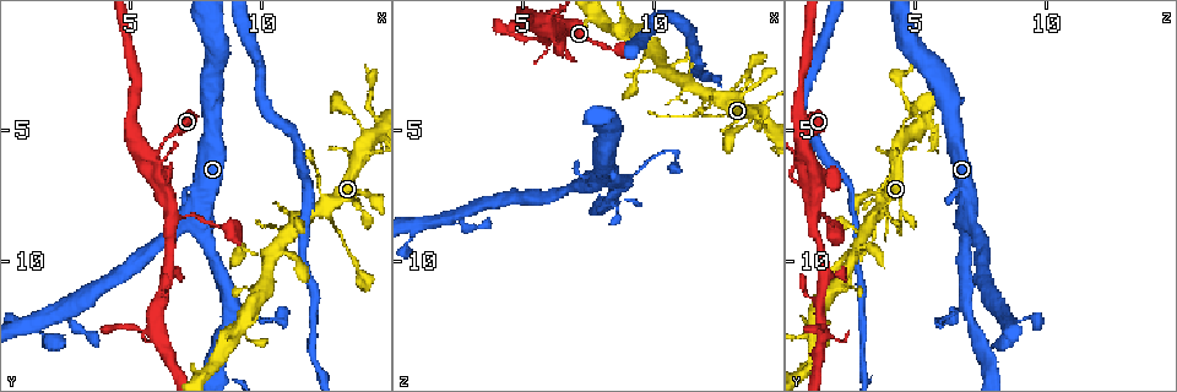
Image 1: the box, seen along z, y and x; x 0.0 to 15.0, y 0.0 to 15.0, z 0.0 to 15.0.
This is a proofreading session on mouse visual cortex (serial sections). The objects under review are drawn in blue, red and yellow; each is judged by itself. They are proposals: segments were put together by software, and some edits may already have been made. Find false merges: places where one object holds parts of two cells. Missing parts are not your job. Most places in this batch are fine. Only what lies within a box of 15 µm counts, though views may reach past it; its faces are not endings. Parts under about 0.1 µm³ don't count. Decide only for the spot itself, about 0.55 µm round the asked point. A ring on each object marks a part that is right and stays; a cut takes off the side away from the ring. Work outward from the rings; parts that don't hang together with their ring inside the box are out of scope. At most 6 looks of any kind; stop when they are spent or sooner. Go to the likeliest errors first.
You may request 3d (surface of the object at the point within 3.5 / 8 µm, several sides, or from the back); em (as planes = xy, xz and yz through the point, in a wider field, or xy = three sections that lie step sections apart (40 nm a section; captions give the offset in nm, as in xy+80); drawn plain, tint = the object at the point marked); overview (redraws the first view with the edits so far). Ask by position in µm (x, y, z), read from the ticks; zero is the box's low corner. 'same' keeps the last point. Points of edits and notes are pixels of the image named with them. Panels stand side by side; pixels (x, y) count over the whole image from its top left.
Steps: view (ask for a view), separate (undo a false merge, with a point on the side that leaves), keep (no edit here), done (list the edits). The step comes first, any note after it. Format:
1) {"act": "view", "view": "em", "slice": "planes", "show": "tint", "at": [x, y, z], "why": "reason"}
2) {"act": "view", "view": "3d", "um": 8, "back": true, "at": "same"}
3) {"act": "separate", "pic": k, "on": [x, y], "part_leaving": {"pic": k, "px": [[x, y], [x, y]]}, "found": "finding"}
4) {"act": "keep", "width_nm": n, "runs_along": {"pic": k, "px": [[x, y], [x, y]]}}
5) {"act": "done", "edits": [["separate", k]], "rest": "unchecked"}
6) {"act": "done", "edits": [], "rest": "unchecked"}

{"act": "view", "view": "3d", "um": 8, "at": [14.3, 4.5, 5.2], "why": "calibre changes"}

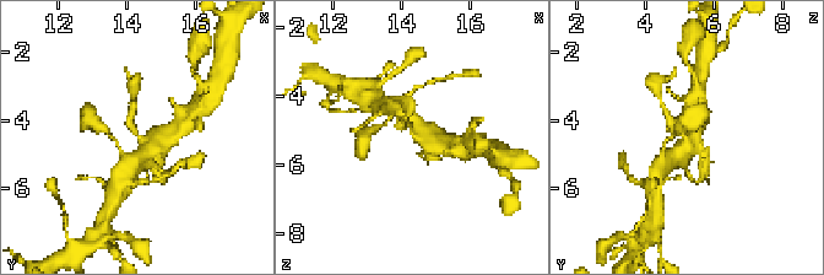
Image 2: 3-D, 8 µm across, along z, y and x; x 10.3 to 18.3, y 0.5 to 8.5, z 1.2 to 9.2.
{"act": "view", "view": "em", "slice": "xy", "step": 2, "show": "tint", "at": [14.4, 4.5, 5.2]}

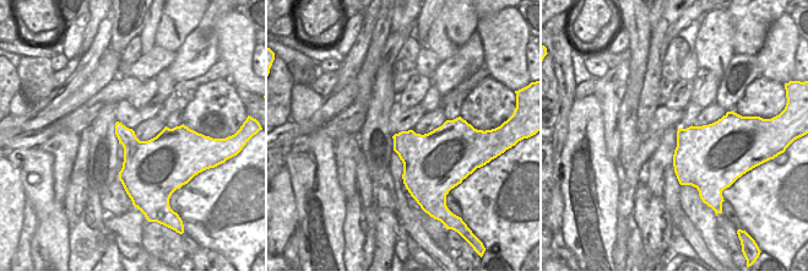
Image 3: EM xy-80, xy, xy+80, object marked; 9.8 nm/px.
{"act": "keep", "width_nm": 380, "runs_along": {"pic": 2, "px": [[137, 160], [147, 146], [130, 123], [131, 113]]}, "found": "all the same cell"}

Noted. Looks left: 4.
{"act": "view", "view": "3d", "um": 3.5, "at": [9.1, 11.9, 6.8], "why": "three arms meet"}

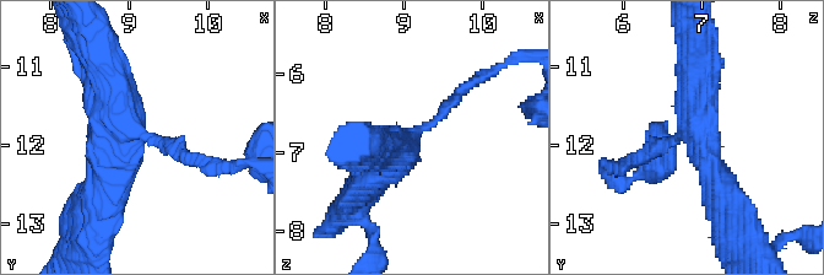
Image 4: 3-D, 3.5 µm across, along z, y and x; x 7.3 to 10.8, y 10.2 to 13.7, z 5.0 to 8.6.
{"act": "view", "view": "em", "slice": "xy", "step": 3, "show": "tint", "at": [9.05, 11.85, 6.80], "arms": 3, "arm_widths_nm": [150, 400, 450], "why": "now the EM"}

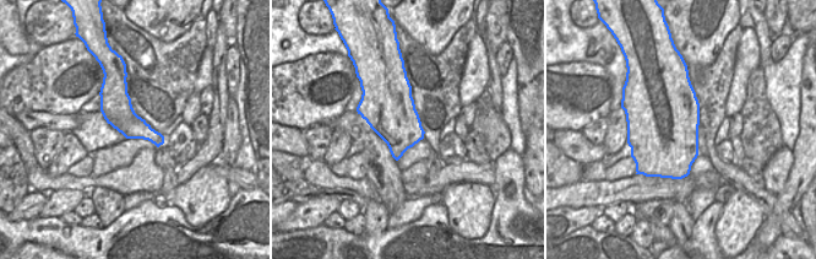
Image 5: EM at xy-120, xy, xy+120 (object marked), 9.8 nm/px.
{"act": "keep", "runs_along": {"pic": 4, "px": [[694, 44], [697, 124], [722, 199]]}, "found": "all the same cell"}

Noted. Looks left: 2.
{"act": "view", "view": "3d", "um": 3.5, "at": [6.5, 8.3, 1.0], "why": "thin arm on a thick one"}

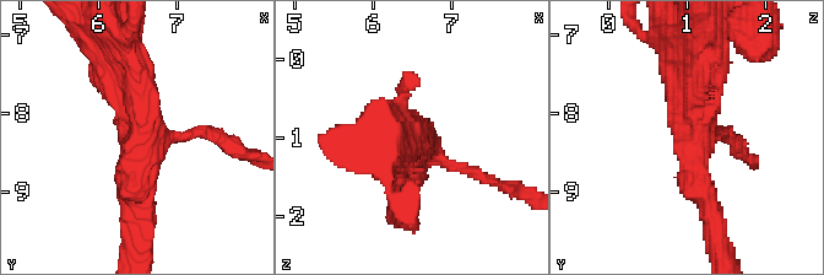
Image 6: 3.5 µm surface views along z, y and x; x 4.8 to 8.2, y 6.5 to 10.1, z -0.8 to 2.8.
{"act": "view", "view": "em", "slice": "xy", "step": 5, "show": "tint", "at": [6.60, 8.35, 1.10], "arms": 3, "arm_widths_nm": [150, 350, 500], "why": "need the tissue"}

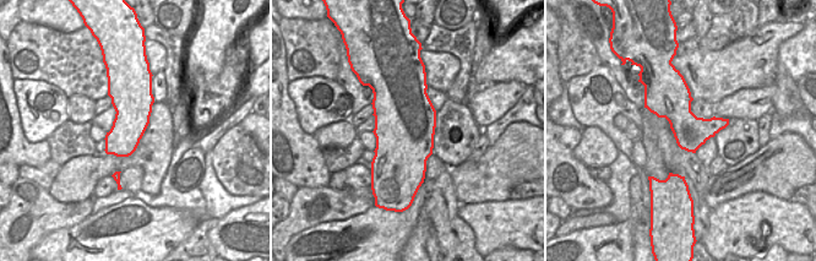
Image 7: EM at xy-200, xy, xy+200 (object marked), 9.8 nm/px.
{"act": "keep", "width_nm": 600, "runs_along": {"pic": 6, "px": [[122, 64], [145, 124], [137, 219]]}, "found": "continuous, no second cell"}

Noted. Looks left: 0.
{"act": "done", "edits": [], "rest": "unchecked"}

